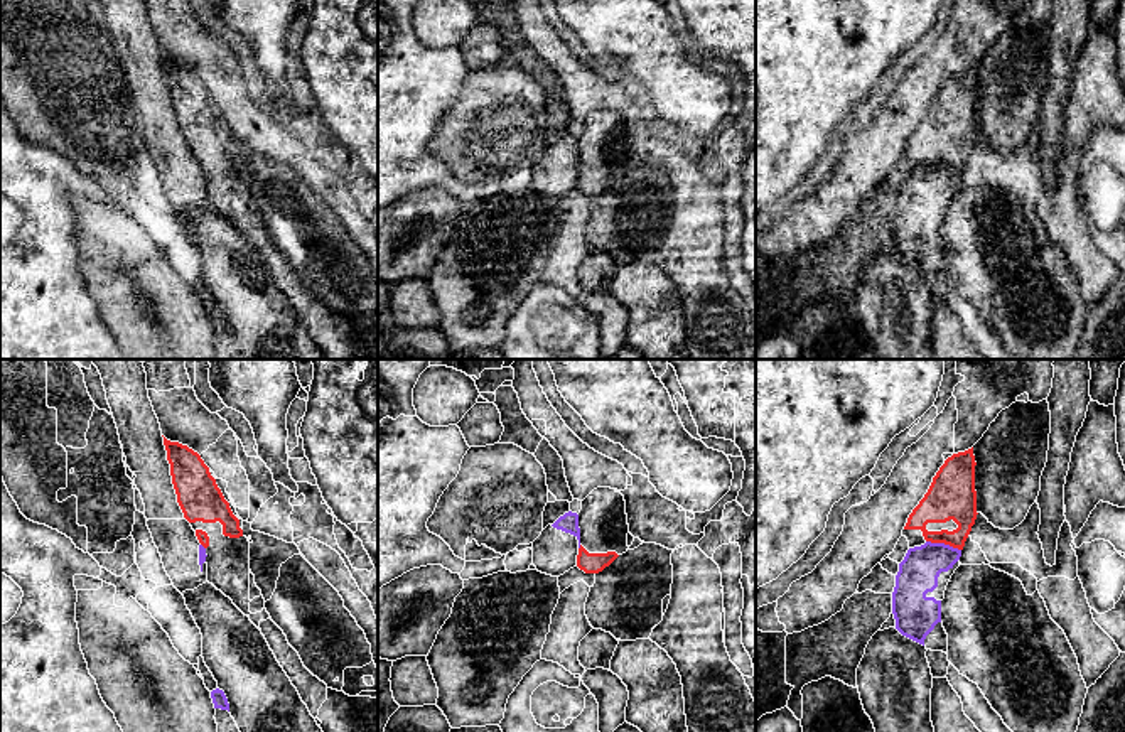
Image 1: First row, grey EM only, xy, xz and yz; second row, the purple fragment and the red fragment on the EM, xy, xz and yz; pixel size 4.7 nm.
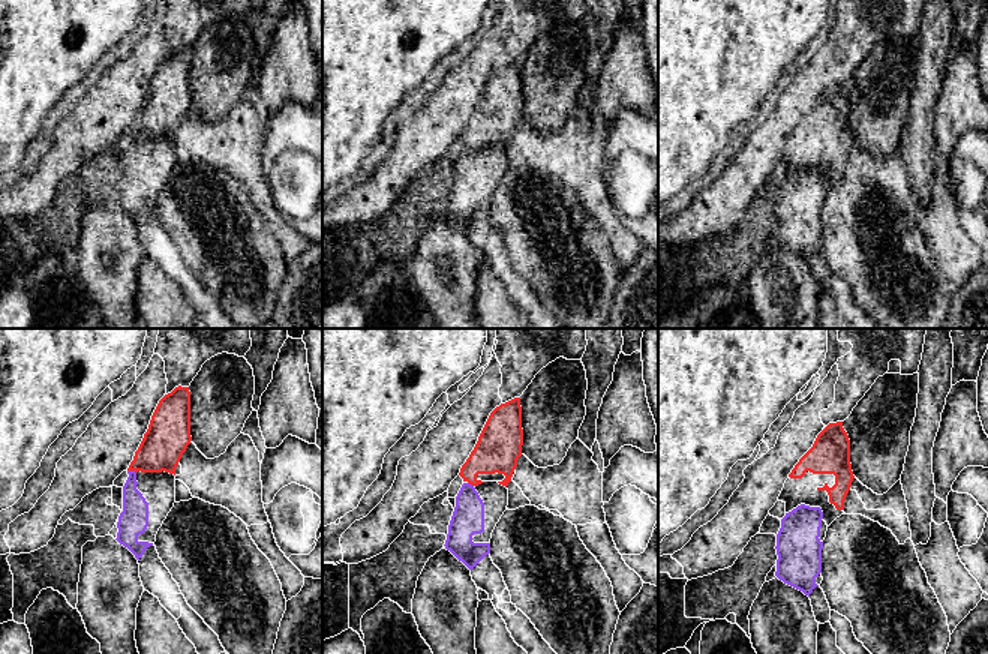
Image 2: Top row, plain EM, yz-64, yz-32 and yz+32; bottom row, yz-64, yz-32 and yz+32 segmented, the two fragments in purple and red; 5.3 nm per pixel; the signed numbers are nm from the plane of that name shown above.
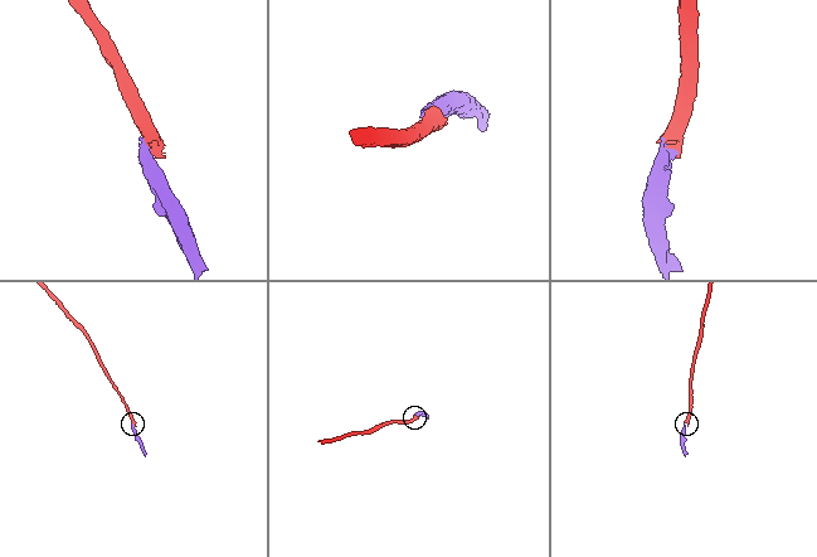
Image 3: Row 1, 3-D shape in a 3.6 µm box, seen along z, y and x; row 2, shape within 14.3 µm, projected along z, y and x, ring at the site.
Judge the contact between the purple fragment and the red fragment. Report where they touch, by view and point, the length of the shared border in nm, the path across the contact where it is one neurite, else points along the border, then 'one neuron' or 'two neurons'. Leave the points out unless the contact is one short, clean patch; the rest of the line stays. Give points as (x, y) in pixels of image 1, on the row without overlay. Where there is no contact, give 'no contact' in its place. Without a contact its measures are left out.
meets purple in yz at (943, 166); contact 180 nm long; border along yz (926, 162), (948, 166), (960, 172); two neurons

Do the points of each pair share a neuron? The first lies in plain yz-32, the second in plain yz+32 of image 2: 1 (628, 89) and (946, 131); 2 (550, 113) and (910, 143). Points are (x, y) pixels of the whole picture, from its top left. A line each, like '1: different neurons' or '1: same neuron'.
1: same neuron
2: different neurons

